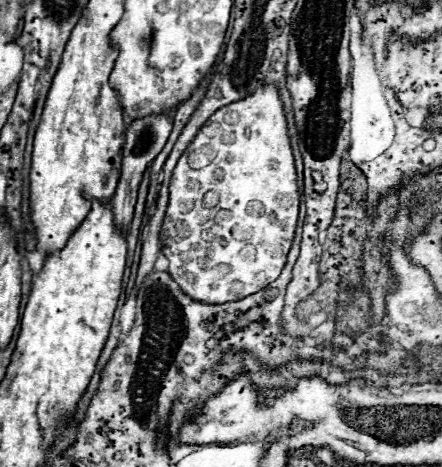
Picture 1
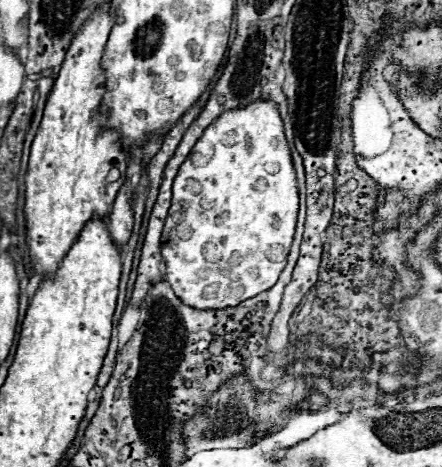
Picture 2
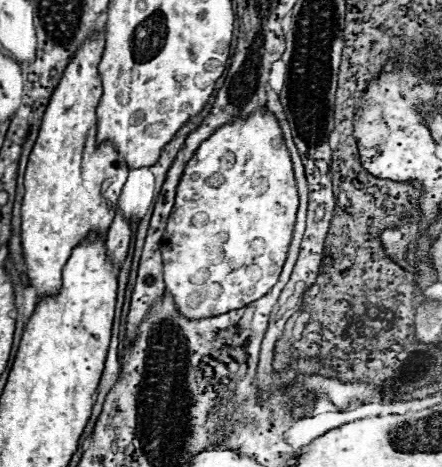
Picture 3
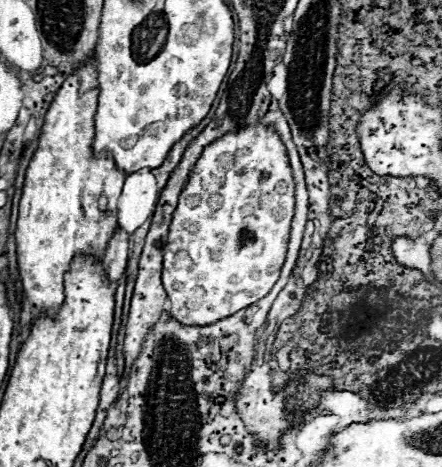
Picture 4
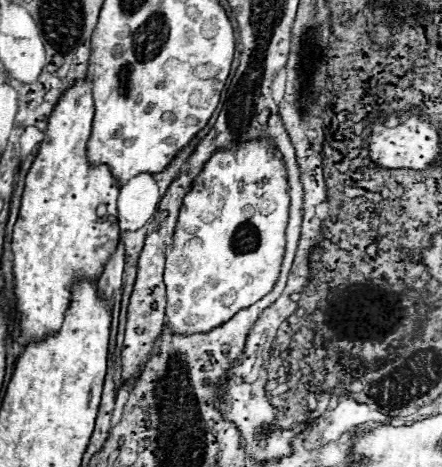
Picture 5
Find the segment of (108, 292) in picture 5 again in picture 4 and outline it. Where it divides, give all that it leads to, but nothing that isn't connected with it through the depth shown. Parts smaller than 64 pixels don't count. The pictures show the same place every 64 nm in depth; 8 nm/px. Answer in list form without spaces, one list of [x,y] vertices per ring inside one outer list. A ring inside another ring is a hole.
[[[116,228],[114,238],[110,240],[106,256],[102,260],[104,274],[114,284],[118,284],[122,278],[122,272],[126,268],[126,254],[128,254],[128,234],[124,230]]]

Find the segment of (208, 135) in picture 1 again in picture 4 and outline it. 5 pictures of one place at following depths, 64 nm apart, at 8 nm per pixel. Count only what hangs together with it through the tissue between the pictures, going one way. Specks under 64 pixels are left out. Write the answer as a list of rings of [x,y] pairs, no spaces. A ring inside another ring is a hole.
[[[262,124],[256,126],[248,126],[242,128],[238,132],[230,132],[226,136],[222,136],[220,140],[212,142],[210,146],[204,148],[200,160],[196,162],[194,170],[190,172],[190,178],[178,198],[178,208],[174,212],[172,224],[170,224],[170,234],[166,238],[166,246],[164,246],[164,270],[162,270],[162,282],[164,288],[168,292],[170,298],[170,314],[174,320],[178,320],[182,326],[202,326],[202,324],[214,324],[214,320],[222,320],[226,316],[232,316],[234,312],[248,308],[250,304],[258,302],[260,298],[264,298],[272,286],[276,284],[278,276],[280,276],[280,268],[284,264],[284,256],[286,256],[286,246],[288,246],[288,236],[290,236],[290,222],[294,216],[294,180],[292,180],[292,170],[290,170],[290,162],[286,156],[286,148],[280,142],[278,134],[274,128],[266,128]]]

